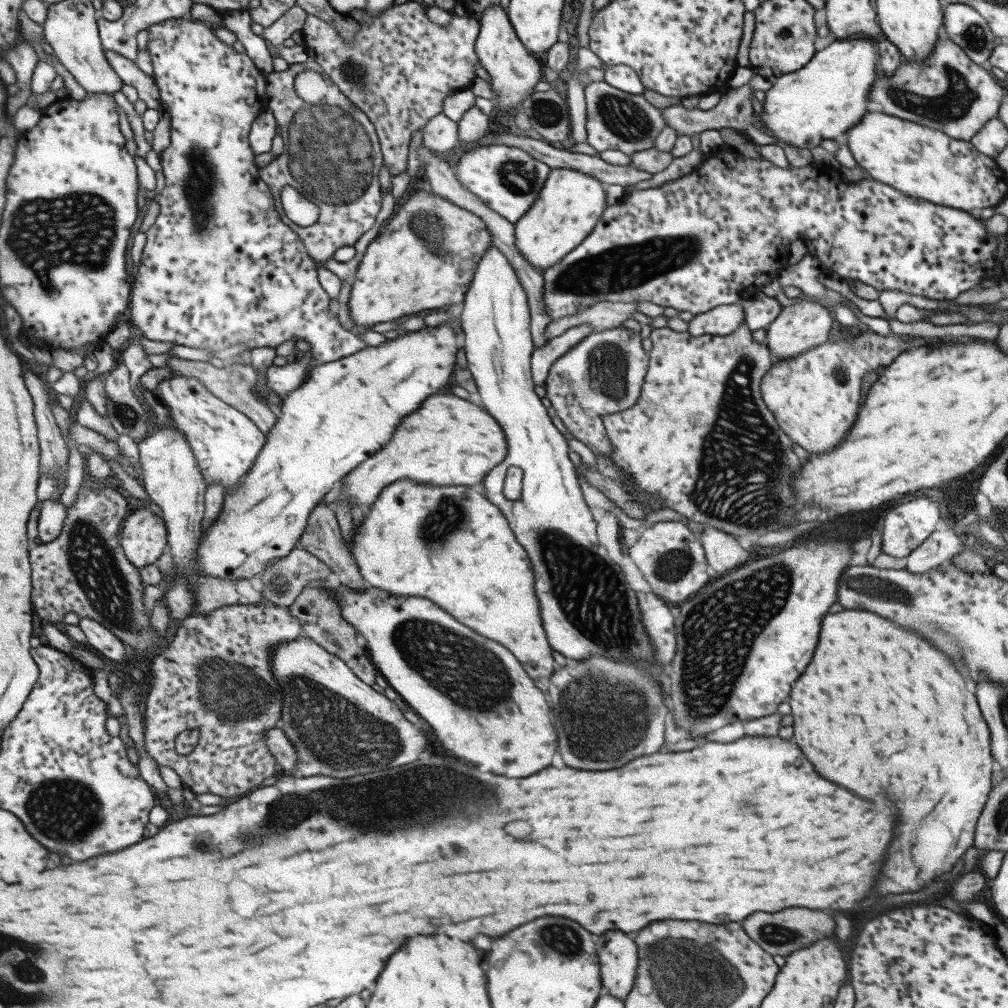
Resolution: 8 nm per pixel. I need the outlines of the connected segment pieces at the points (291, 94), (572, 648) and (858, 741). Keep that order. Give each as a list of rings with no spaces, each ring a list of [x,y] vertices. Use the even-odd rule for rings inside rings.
[[[311,58],[293,63],[285,71],[273,71],[267,75],[267,80],[268,110],[276,116],[284,147],[277,158],[259,170],[259,174],[270,186],[283,215],[281,193],[287,186],[293,186],[319,205],[319,221],[313,226],[295,227],[295,234],[302,238],[316,261],[329,260],[341,246],[353,246],[377,222],[382,196],[379,170],[384,164],[380,136],[367,113],[345,96],[324,68]],[[306,70],[320,72],[328,79],[328,93],[317,104],[301,98],[295,88],[297,75]]]
[[[494,245],[479,261],[470,287],[470,292],[465,294],[462,311],[462,345],[468,368],[477,381],[482,403],[502,428],[508,444],[506,458],[484,480],[486,497],[506,517],[515,540],[527,553],[531,565],[535,564],[535,592],[539,592],[538,605],[543,608],[543,628],[547,628],[547,640],[551,640],[551,648],[567,660],[583,660],[591,654],[599,654],[615,662],[647,662],[651,660],[653,652],[641,626],[636,592],[627,584],[621,567],[609,558],[606,548],[600,544],[595,521],[581,497],[575,468],[567,457],[569,448],[566,440],[549,420],[544,399],[533,393],[530,359],[535,344],[530,332],[527,296],[507,258]],[[512,466],[523,471],[517,500],[509,500],[501,493],[505,470]]]
[[[841,610],[841,612],[835,612],[835,614],[825,614],[823,620],[821,620],[819,640],[817,640],[817,648],[813,652],[813,658],[807,664],[807,668],[803,670],[803,676],[799,676],[799,680],[795,680],[795,684],[791,684],[789,707],[791,708],[790,715],[793,718],[793,740],[799,746],[799,750],[805,754],[805,758],[809,758],[815,772],[819,772],[825,780],[831,780],[831,782],[855,792],[857,796],[873,800],[875,804],[881,804],[883,800],[897,802],[899,824],[895,826],[895,840],[891,842],[891,848],[887,850],[887,860],[885,860],[885,864],[881,868],[881,874],[879,874],[879,880],[877,880],[877,884],[873,888],[873,896],[877,896],[877,894],[915,892],[921,886],[929,884],[929,878],[937,880],[939,875],[951,872],[952,866],[957,862],[958,858],[963,856],[964,852],[972,846],[977,817],[980,815],[989,791],[992,789],[990,781],[992,756],[990,753],[989,732],[987,732],[987,726],[985,726],[985,722],[983,722],[983,718],[981,718],[981,714],[977,710],[975,696],[967,692],[965,682],[961,680],[961,676],[959,676],[957,668],[951,664],[951,660],[945,654],[941,654],[931,642],[923,640],[921,636],[915,636],[913,630],[891,624],[891,620],[883,620],[881,616],[875,616],[873,612],[867,612],[867,610]],[[925,822],[939,822],[941,826],[951,826],[953,842],[951,842],[951,846],[949,846],[949,850],[945,854],[943,864],[937,870],[934,870],[931,876],[925,874],[925,880],[919,882],[917,880],[919,872],[911,862],[909,850],[913,846],[917,830]]]

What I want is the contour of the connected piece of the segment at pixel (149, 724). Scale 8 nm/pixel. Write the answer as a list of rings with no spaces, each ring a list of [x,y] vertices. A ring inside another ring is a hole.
[[[267,601],[261,605],[257,604],[231,604],[219,607],[215,612],[209,614],[195,615],[181,622],[175,636],[170,640],[168,646],[160,652],[151,664],[151,679],[148,684],[148,695],[146,710],[144,713],[144,725],[146,728],[146,747],[148,753],[155,758],[161,766],[169,766],[180,777],[183,786],[189,788],[196,794],[216,794],[217,796],[231,798],[233,796],[247,795],[250,791],[257,789],[261,782],[267,778],[276,776],[278,760],[273,756],[270,748],[264,741],[264,734],[272,728],[278,727],[282,720],[283,704],[285,700],[281,694],[278,681],[273,677],[273,656],[270,652],[275,650],[279,644],[289,644],[297,636],[304,633],[304,628],[299,617],[296,617],[288,607],[283,607],[274,602]],[[199,729],[201,736],[198,747],[190,755],[183,755],[176,749],[176,739],[189,730]]]

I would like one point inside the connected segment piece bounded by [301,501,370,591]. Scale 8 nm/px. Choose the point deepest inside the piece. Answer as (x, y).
(322, 537)

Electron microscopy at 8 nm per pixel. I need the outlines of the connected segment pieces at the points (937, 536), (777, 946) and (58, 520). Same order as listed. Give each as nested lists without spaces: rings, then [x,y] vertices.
[[[952,529],[933,530],[906,556],[905,569],[909,573],[919,575],[932,567],[948,562],[964,548],[964,543]]]
[[[785,908],[785,910],[775,912],[775,914],[755,912],[755,914],[747,916],[747,920],[743,920],[741,926],[743,926],[743,932],[755,944],[759,944],[767,954],[773,954],[773,956],[777,954],[777,956],[782,957],[786,957],[793,950],[805,948],[811,942],[815,942],[817,938],[829,936],[833,932],[833,920],[827,914],[807,910],[807,908]]]
[[[55,499],[39,501],[39,539],[52,543],[61,533],[68,515],[67,507]]]

